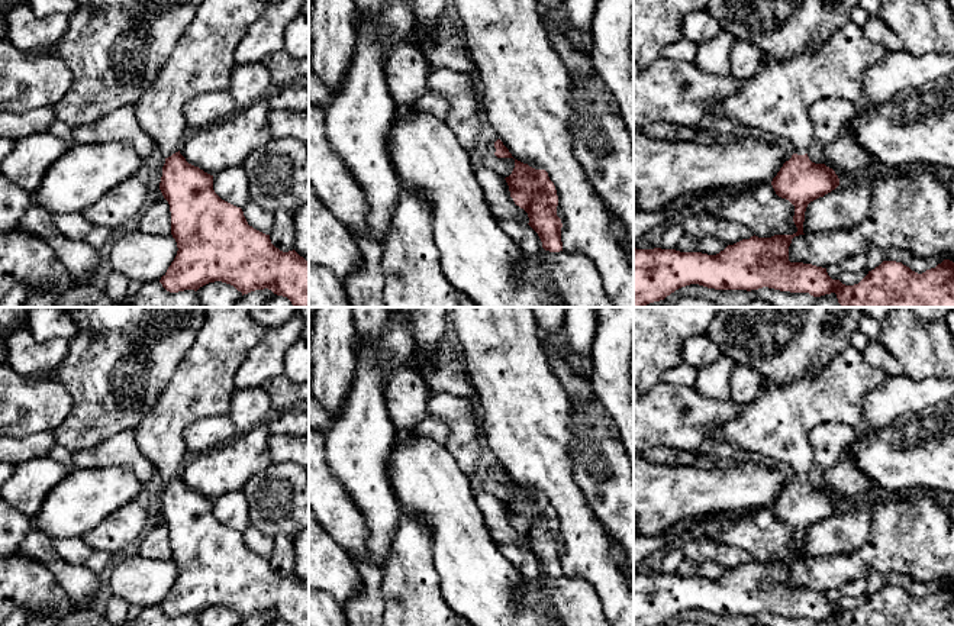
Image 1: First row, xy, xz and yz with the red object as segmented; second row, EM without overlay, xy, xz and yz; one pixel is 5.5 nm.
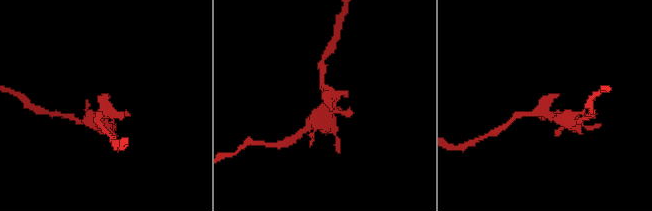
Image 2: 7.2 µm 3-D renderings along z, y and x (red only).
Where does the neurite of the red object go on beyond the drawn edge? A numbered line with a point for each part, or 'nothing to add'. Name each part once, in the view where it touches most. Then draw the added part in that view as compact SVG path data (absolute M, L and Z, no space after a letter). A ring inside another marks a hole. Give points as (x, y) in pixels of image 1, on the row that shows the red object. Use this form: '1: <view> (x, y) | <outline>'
1: yz (776, 100) | M850 22L837 29L831 39L779 62L763 57L757 72L738 80L738 93L726 97L718 112L722 116L738 120L751 132L774 135L792 145L792 152L808 154L813 141L809 107L819 99L839 97L848 100L857 110L866 110L864 75L868 68L880 64L886 51L868 41L861 28Z

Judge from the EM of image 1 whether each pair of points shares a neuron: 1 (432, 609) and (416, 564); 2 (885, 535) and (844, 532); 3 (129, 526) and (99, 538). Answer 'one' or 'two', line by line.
1: one
2: two
3: one

